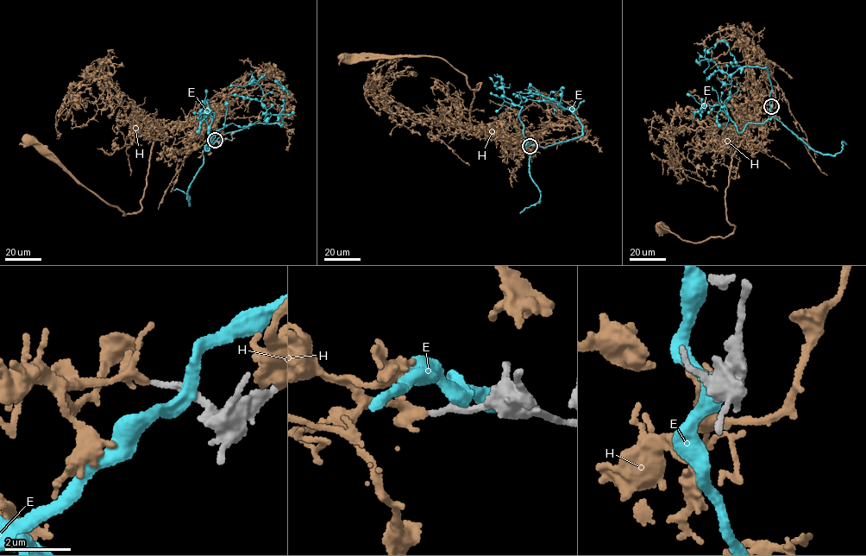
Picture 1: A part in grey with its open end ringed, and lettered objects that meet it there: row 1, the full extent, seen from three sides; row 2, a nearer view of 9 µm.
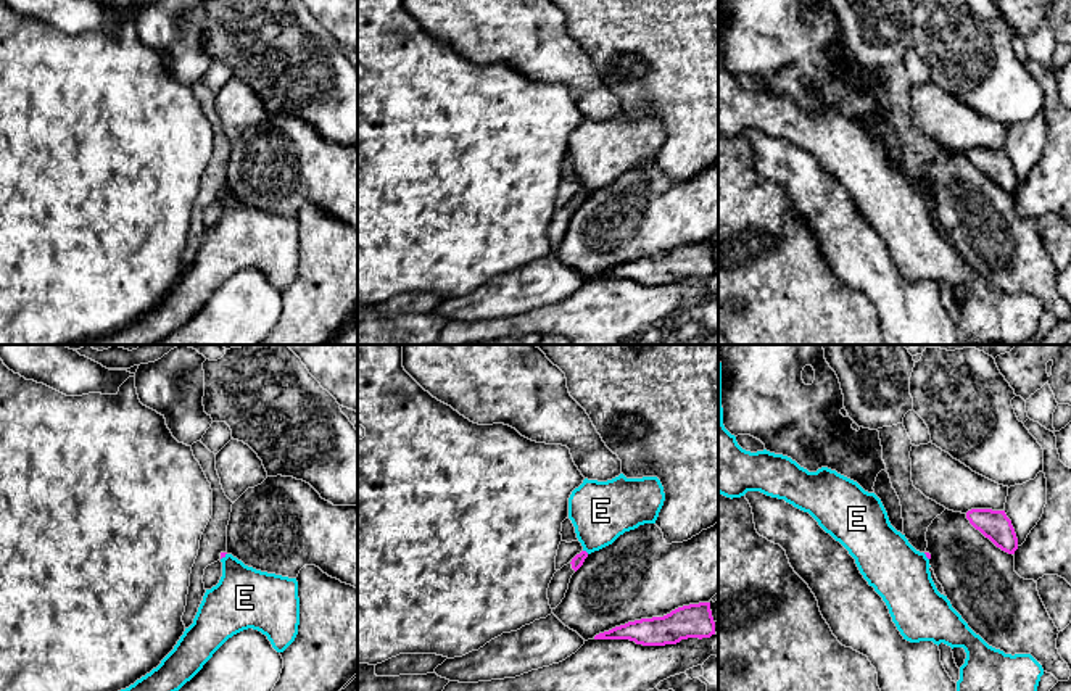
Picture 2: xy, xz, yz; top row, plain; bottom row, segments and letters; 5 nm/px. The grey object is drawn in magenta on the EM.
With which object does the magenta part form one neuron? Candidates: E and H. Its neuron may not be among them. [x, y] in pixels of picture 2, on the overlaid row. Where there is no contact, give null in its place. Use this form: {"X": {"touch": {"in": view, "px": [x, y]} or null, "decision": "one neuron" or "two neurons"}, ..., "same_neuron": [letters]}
{"E": {"touch": {"in": "xz", "px": [585, 551]}, "decision": "two neurons"}, "H": {"touch": null, "decision": "one neuron"}, "same_neuron": ["H"]}

